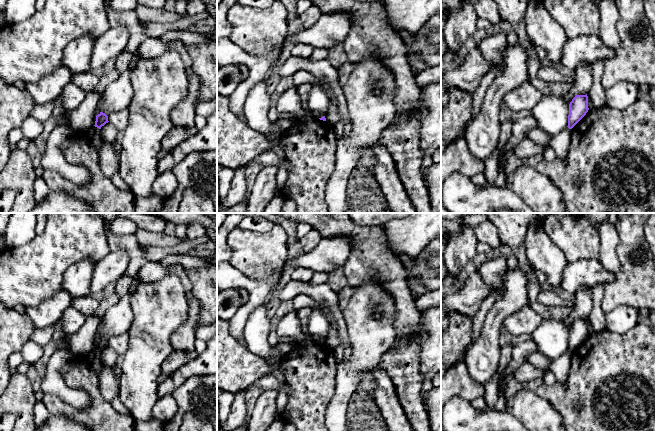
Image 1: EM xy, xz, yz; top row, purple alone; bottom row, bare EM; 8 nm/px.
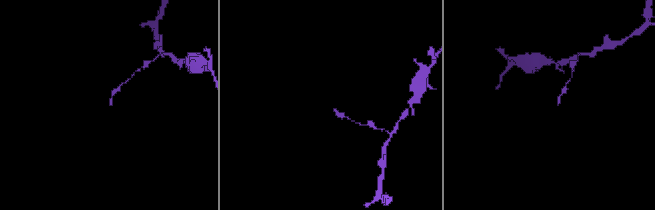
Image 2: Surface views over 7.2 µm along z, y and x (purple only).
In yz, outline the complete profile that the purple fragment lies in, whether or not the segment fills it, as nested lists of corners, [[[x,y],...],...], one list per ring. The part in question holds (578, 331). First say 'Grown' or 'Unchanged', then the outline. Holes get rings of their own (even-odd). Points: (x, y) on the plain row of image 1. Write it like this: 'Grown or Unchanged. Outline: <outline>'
Unchanged. Outline: [[[576,319],[569,328],[568,352],[572,353],[588,336],[588,320]]]

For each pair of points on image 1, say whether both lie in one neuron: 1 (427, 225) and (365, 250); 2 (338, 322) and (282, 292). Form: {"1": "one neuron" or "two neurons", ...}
{"1": "two neurons", "2": "one neuron"}

